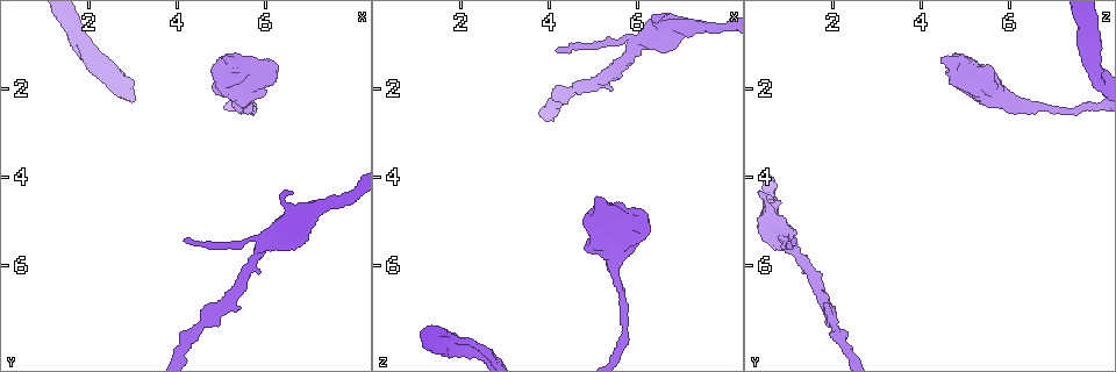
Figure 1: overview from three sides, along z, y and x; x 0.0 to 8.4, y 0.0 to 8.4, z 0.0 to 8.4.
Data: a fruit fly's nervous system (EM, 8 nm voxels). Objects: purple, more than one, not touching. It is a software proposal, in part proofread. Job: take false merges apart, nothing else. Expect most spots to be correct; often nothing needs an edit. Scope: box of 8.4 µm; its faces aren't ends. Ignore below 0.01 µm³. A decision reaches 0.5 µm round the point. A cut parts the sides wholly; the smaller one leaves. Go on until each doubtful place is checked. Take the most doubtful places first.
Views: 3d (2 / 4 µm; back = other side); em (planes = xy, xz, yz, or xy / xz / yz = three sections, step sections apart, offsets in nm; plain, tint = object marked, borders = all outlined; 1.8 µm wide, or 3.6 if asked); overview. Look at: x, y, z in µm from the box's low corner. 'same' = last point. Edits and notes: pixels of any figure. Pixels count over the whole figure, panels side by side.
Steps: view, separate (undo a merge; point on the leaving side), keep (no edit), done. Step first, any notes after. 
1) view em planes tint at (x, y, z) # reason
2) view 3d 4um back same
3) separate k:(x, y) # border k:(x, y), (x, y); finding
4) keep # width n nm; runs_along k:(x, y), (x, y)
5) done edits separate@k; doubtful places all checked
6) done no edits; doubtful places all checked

view em planes borders at (5.55, 5.45, 0.95) # thick turns thin

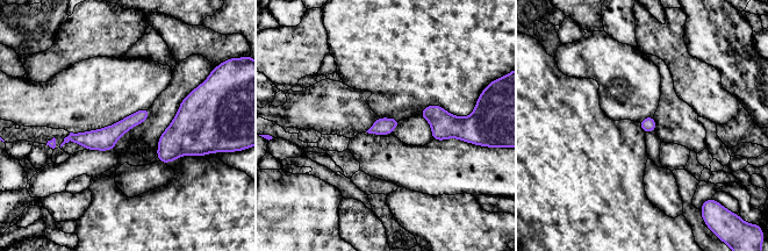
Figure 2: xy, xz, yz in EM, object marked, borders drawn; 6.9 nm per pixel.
keep # width 100 nm; runs_along 2:(146, 112), (107, 137), (71, 137); one neuron here

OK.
view 3d 4um back at (5.50, 1.60, 5.10) # branch point

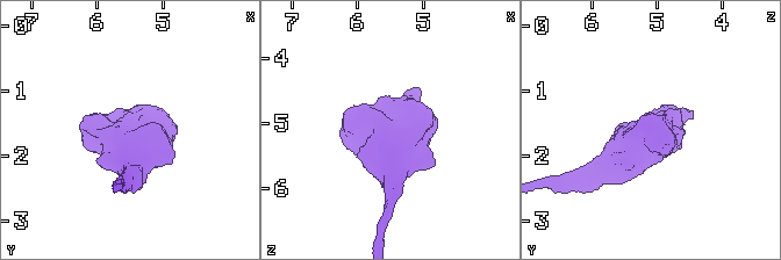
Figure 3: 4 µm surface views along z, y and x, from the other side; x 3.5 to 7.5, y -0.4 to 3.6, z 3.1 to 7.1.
view em 3.6um yz step 8 tint at (5.50, 1.65, 5.05)

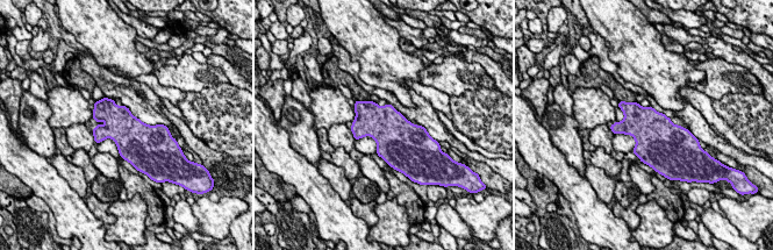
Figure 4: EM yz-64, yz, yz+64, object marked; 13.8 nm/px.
view em 3.6um planes tint same

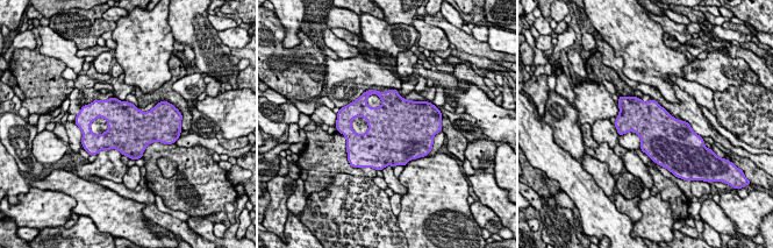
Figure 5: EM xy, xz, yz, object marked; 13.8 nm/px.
keep # width 550 nm; one neuron here

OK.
view em planes plain at (2.05, 1.40, 7.85) # three-way junction

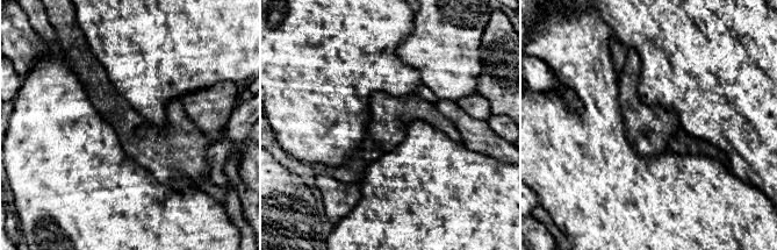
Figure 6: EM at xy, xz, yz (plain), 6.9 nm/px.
view em planes tint same

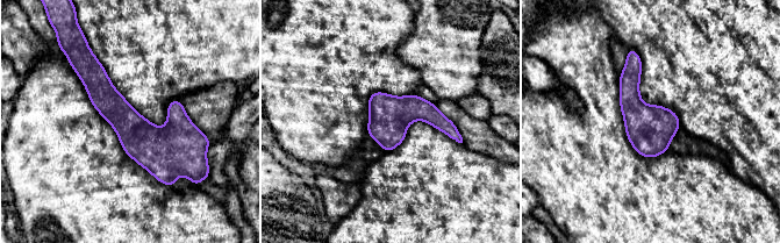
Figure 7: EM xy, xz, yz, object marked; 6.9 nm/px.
keep # runs_along 7:(80, 74), (143, 135), (199, 135); all the same neuron

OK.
done no edits; doubtful places all checked

